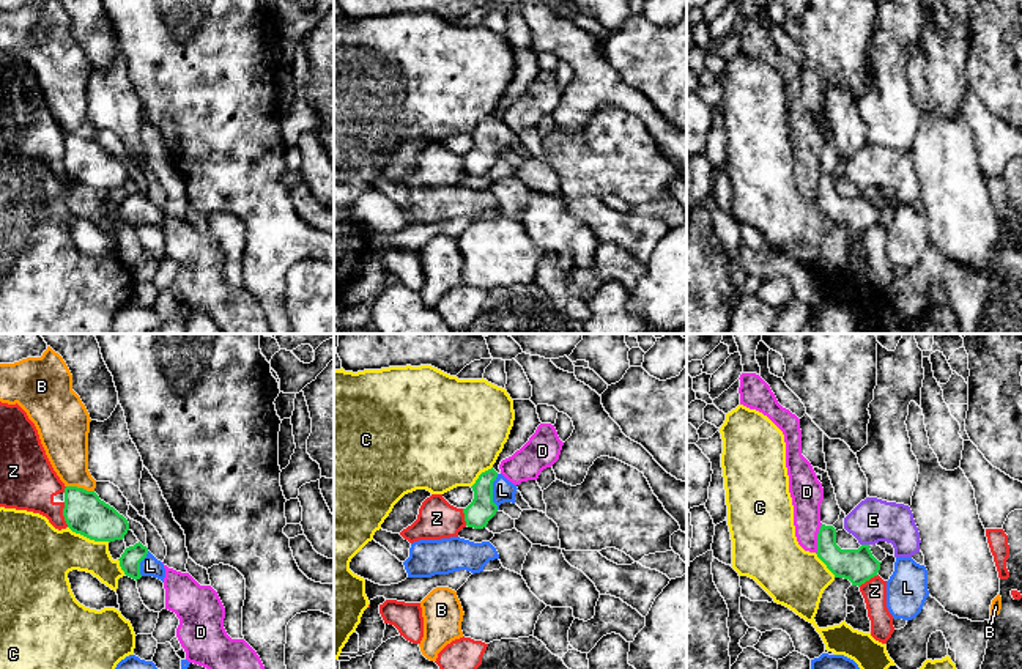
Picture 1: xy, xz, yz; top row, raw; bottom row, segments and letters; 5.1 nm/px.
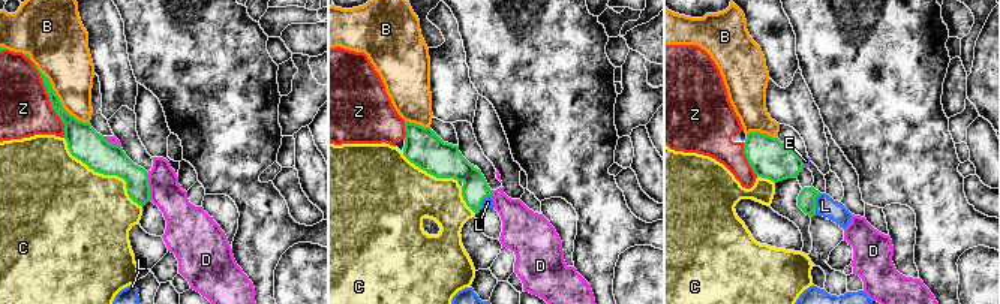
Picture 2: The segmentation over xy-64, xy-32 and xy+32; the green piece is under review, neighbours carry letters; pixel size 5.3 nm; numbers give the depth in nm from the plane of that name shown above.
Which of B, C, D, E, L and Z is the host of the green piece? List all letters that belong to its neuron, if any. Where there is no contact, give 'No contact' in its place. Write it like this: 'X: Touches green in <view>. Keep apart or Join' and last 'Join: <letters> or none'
B: Touches green in xy. Keep apart
C: Touches green in xy. Keep apart
D: Touches green in yz. Keep apart
E: Touches green in yz. Keep apart
L: Touches green in xz. Join
Z: Touches green in xy. Keep apart
Join: L

